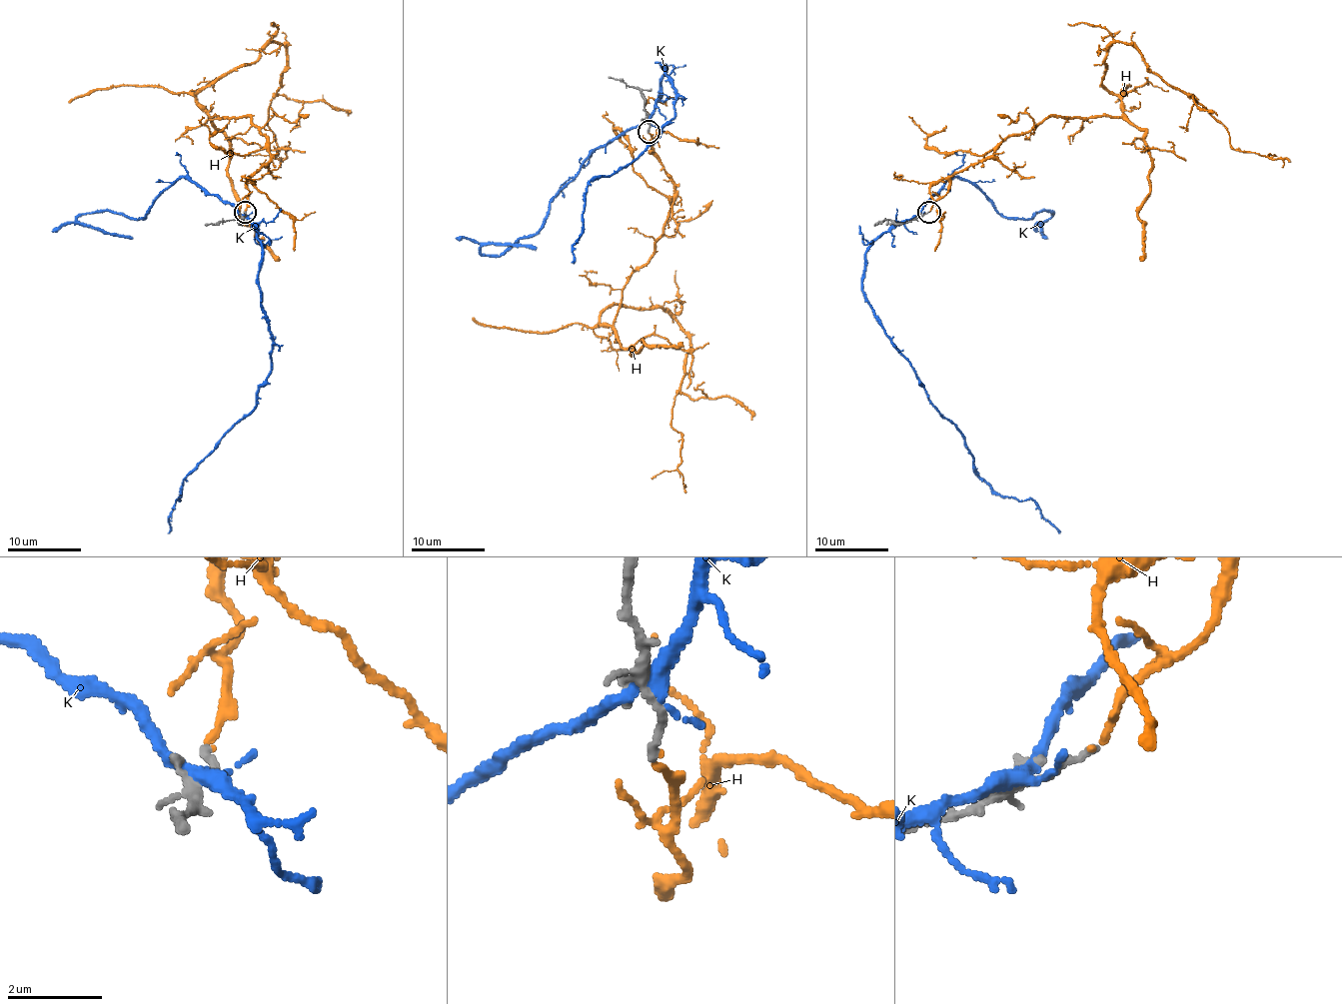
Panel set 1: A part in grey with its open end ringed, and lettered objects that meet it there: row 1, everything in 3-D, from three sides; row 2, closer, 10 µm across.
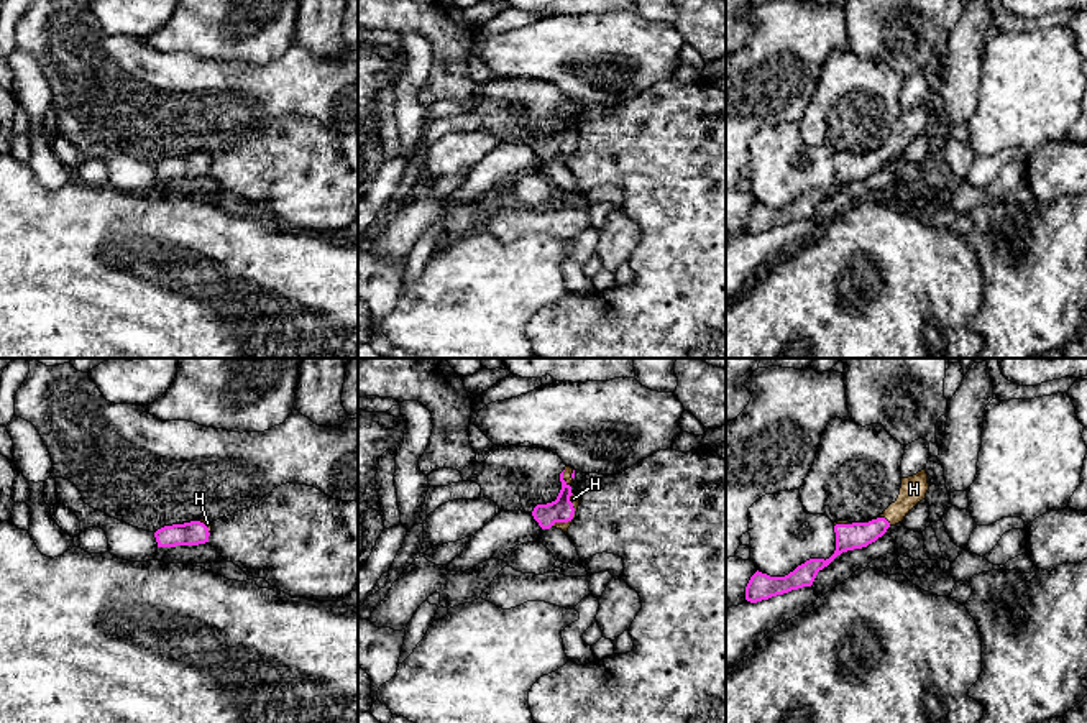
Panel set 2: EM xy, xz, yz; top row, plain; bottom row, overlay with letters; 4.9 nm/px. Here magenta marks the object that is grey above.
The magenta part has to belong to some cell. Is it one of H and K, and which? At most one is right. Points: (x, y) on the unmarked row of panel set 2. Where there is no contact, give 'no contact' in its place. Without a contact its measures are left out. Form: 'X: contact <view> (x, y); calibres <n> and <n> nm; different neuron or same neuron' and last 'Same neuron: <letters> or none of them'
H: contact xz (572, 148); calibres 120 and 50 nm; same neuron
K: no contact; different neuron
Same neuron: H

